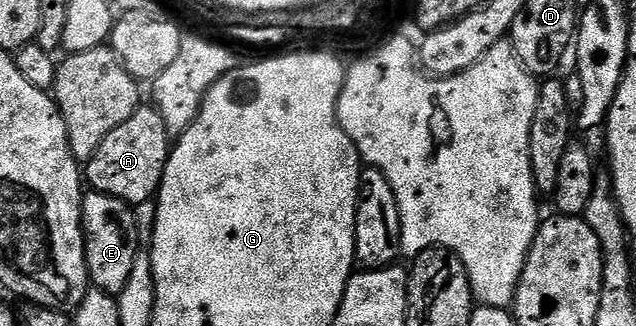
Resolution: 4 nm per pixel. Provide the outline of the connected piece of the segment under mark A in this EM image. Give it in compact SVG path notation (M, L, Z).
M143 104L132 119L124 119L84 165L84 181L93 192L112 195L137 207L157 194L170 157L172 134L164 127L164 119L153 104Z

